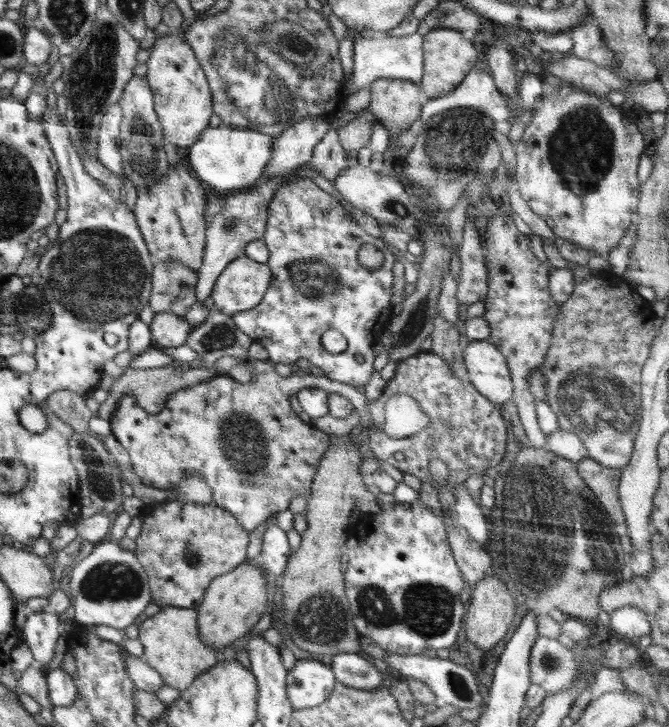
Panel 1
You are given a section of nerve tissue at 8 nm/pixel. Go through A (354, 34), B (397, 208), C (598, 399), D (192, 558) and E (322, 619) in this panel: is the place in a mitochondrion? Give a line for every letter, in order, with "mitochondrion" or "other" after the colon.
A: other
B: mitochondrion
C: mitochondrion
D: mitochondrion
E: mitochondrion

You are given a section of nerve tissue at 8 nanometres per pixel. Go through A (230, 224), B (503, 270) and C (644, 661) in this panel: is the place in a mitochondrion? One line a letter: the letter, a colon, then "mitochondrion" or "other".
A: mitochondrion
B: other
C: other

